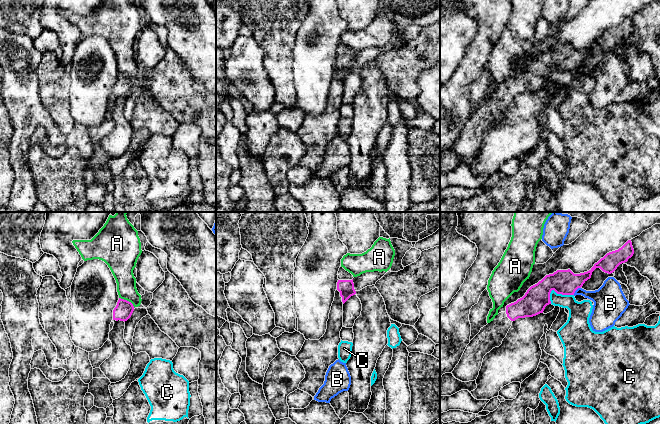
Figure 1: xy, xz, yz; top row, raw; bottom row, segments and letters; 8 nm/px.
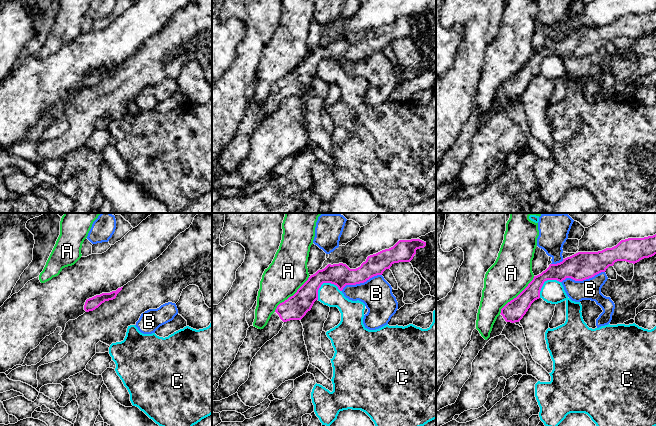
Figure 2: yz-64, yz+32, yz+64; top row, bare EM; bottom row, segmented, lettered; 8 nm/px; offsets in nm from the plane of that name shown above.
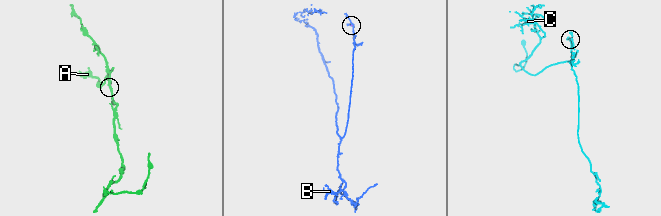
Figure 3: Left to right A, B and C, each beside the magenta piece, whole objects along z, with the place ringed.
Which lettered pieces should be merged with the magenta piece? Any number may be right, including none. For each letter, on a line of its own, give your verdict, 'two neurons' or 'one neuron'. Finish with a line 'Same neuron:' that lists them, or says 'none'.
A: two neurons
B: two neurons
C: two neurons
Same neuron: none

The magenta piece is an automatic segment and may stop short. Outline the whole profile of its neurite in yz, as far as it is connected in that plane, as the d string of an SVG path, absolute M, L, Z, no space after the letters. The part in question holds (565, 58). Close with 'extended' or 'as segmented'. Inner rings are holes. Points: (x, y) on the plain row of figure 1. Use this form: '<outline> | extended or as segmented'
M628 16L618 26L607 29L587 48L574 50L568 45L557 46L553 50L546 51L537 60L531 62L522 74L507 81L505 88L499 89L490 99L481 104L467 121L459 139L451 149L462 158L476 156L484 132L502 120L513 97L543 89L545 83L551 80L552 66L557 70L574 71L575 67L591 54L596 44L611 50L620 40L627 38L633 30L632 18Z | extended

